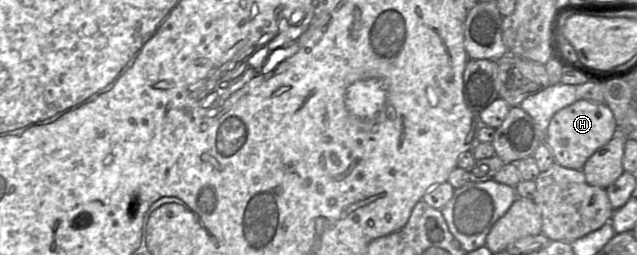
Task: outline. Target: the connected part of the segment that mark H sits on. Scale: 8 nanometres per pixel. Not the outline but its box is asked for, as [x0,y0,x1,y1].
[545,99,617,170]

